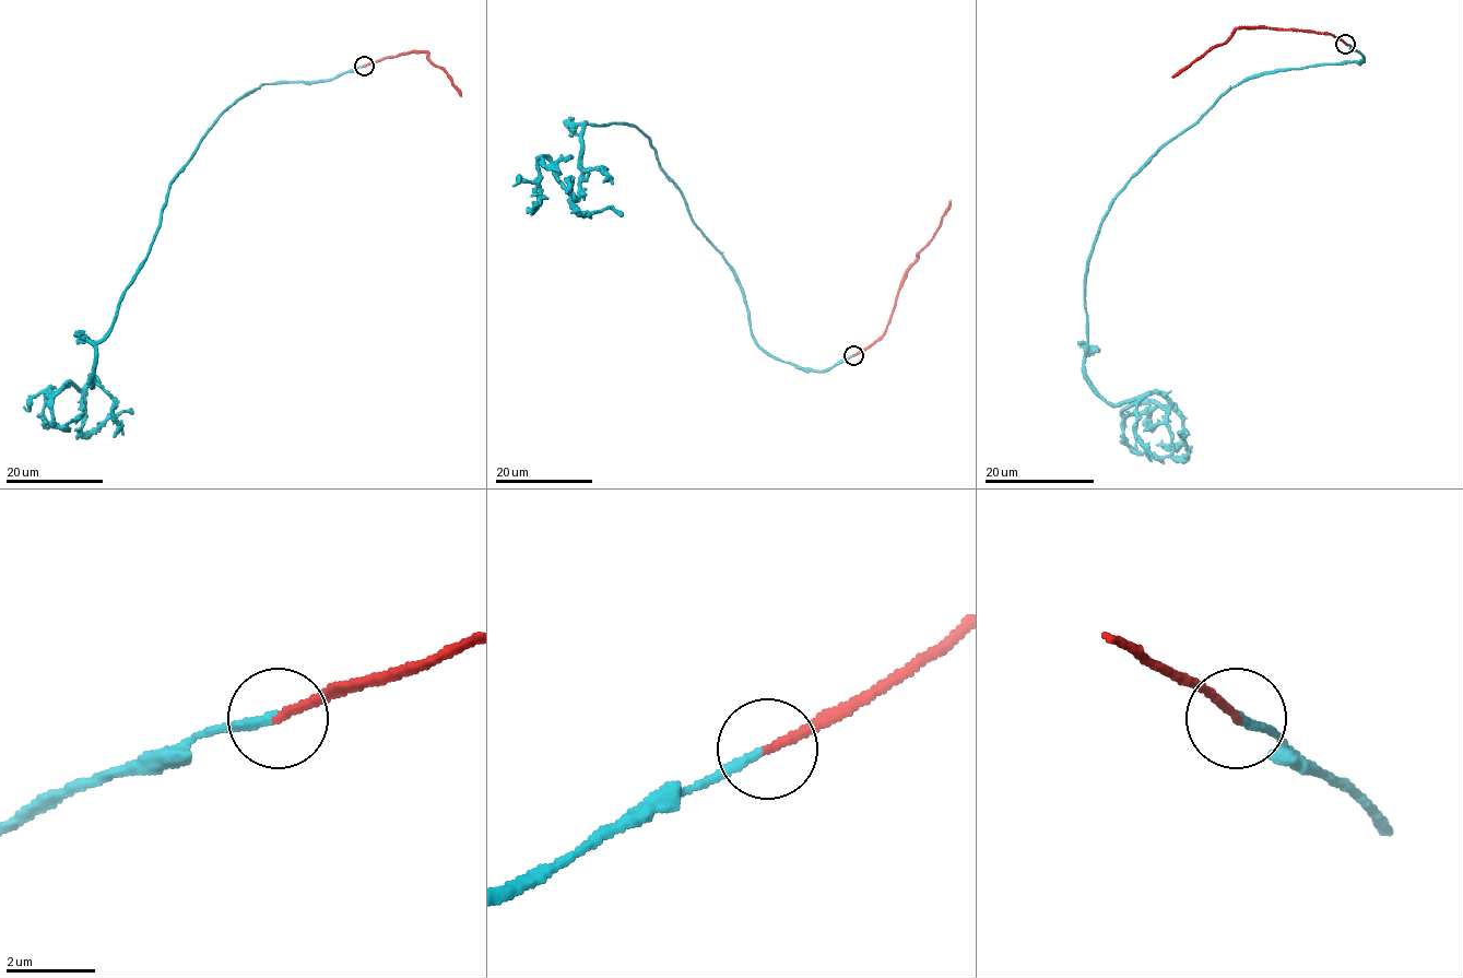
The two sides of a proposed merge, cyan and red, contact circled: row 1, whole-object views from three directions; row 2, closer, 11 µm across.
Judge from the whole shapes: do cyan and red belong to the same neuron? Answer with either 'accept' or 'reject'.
accept

